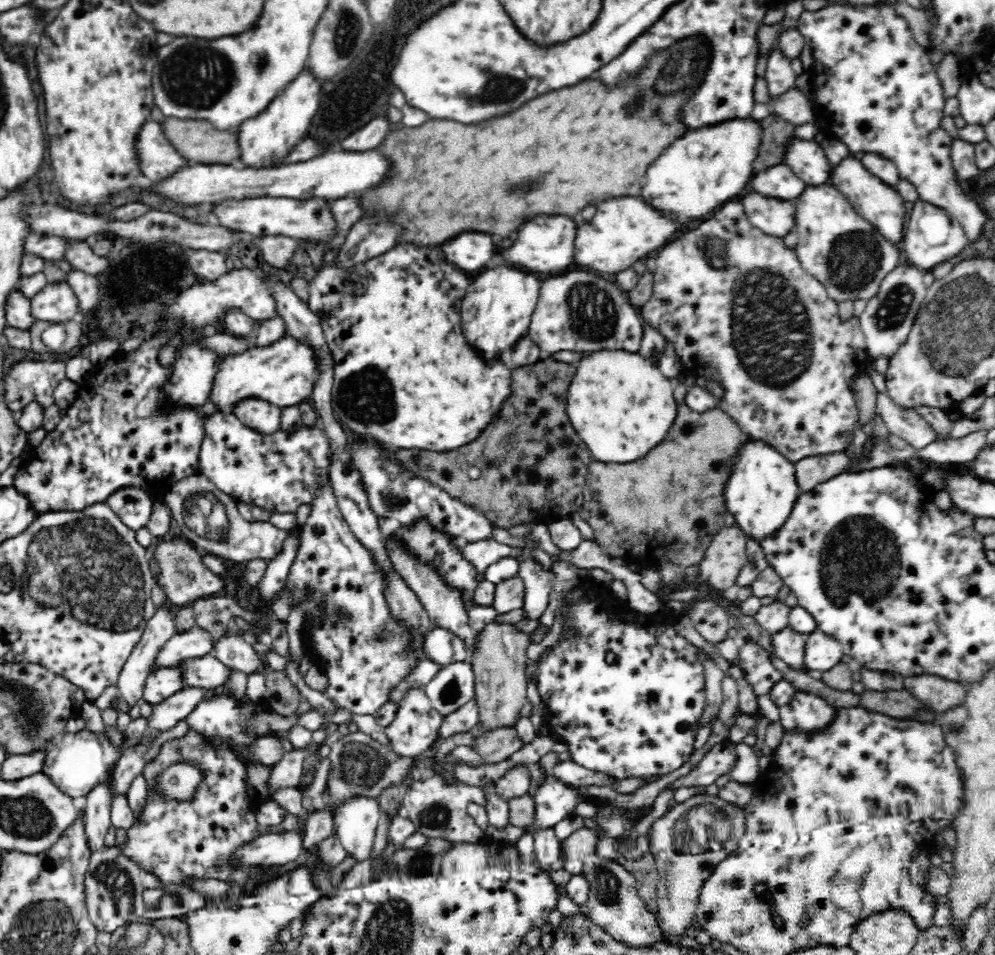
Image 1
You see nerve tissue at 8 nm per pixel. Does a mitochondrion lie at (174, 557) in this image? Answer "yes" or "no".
yes

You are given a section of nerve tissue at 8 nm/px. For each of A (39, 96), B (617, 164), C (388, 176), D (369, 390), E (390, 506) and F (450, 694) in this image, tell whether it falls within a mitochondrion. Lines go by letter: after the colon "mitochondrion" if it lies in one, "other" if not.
A: other
B: other
C: other
D: mitochondrion
E: mitochondrion
F: mitochondrion

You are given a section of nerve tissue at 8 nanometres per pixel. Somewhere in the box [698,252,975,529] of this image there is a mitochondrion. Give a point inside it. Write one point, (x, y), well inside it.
(895, 308)

